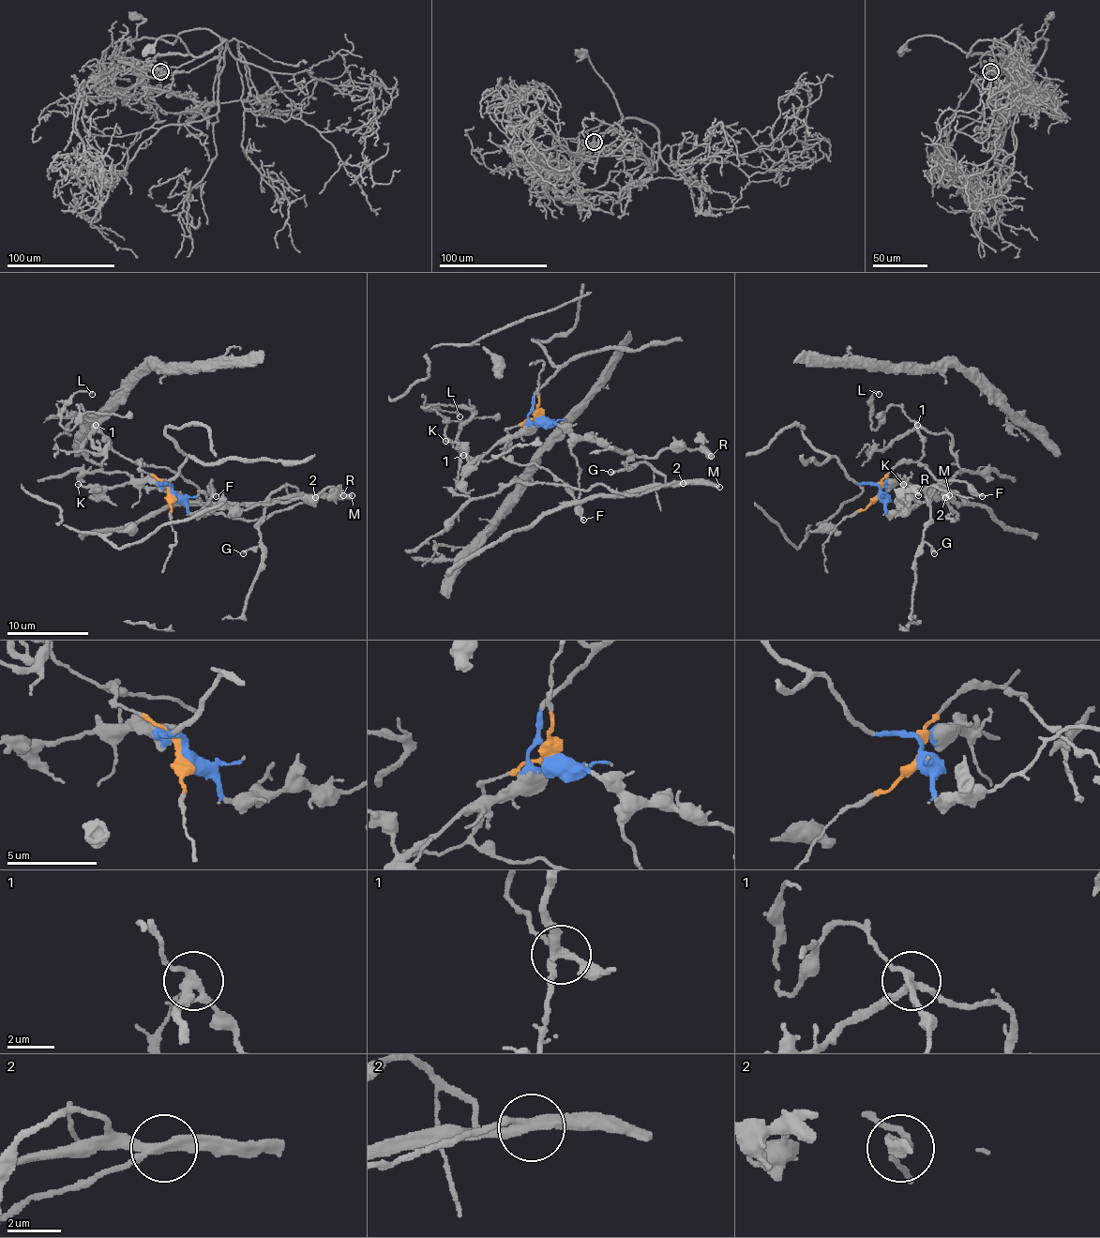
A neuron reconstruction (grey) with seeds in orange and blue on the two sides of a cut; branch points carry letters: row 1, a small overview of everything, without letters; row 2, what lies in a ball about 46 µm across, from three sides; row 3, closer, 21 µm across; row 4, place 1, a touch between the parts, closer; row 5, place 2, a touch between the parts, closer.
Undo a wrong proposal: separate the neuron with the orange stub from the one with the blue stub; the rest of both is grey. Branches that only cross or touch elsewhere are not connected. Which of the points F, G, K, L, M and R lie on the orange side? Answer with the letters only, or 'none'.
G, L, M

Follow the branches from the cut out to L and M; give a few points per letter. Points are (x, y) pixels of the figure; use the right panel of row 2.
L: (878, 492), (893, 468), (919, 460), (923, 447), (917, 425), (896, 404), (872, 429), (872, 394), (878, 394)
M: (878, 492), (880, 482), (893, 468), (917, 461), (962, 499), (962, 503), (945, 497), (950, 494)

